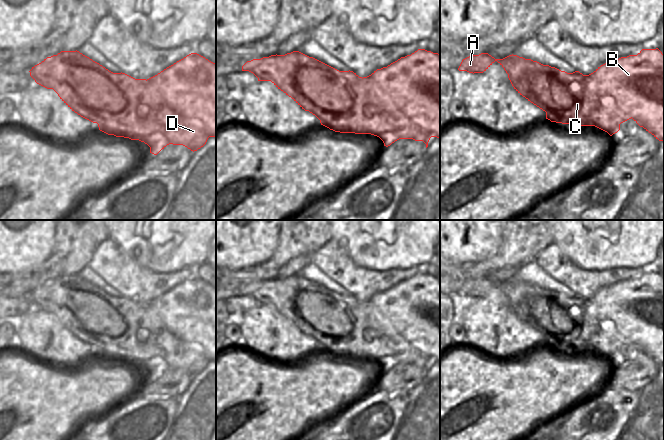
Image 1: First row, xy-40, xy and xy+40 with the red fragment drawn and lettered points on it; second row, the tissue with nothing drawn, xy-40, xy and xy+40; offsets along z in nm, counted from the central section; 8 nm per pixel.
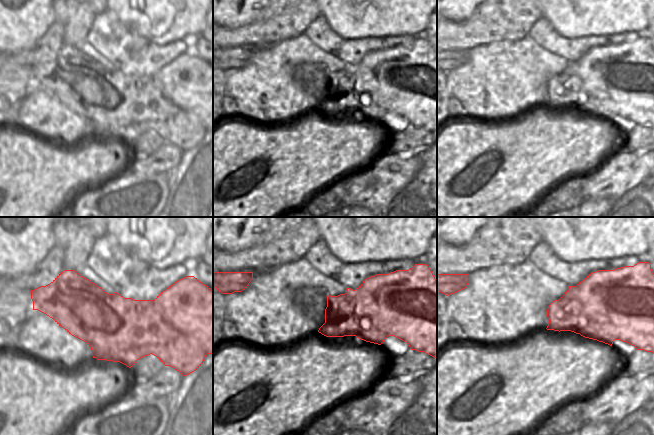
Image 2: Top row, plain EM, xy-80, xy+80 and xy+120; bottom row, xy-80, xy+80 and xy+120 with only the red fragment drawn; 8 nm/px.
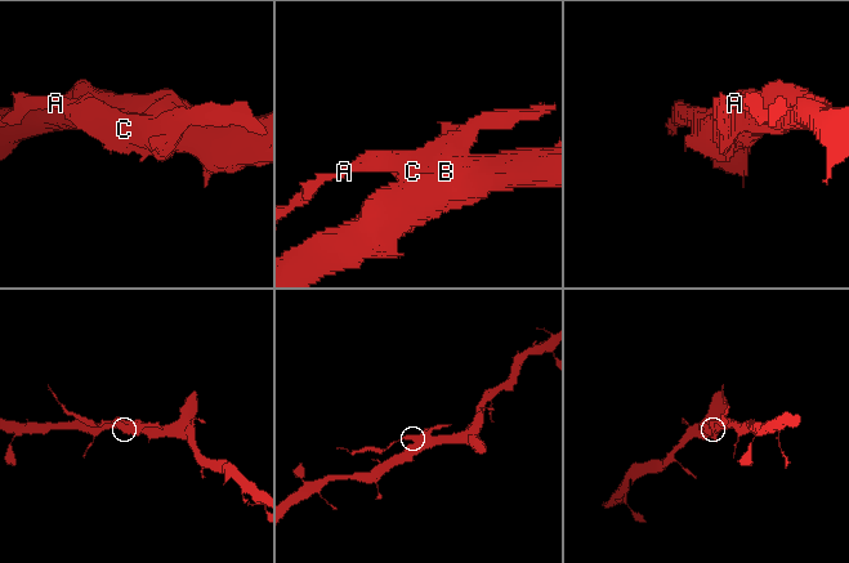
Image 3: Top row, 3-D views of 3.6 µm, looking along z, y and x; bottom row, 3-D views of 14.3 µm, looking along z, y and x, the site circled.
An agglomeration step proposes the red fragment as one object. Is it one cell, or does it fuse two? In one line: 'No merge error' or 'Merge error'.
Merge error

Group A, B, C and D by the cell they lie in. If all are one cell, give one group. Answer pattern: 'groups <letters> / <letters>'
groups A C D / B

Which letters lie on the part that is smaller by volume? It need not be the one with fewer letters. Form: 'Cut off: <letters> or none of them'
Cut off: A, C, D

